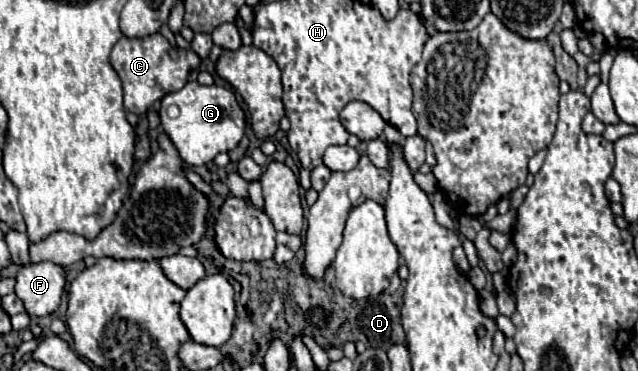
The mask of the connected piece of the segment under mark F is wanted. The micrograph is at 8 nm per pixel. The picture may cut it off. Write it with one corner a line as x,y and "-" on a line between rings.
36,263
22,267
16,275
16,295
24,301
28,315
48,315
58,303
66,287
66,269
56,263

